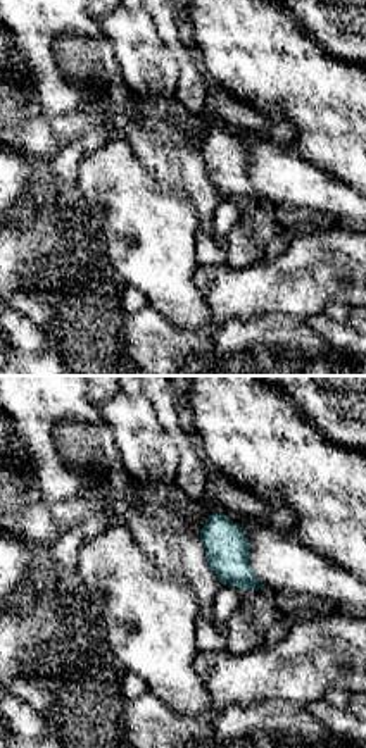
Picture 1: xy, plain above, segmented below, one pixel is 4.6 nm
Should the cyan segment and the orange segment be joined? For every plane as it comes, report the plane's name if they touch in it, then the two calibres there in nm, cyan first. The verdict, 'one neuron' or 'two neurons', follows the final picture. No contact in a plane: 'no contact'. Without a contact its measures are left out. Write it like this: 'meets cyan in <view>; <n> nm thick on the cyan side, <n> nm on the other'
no contact

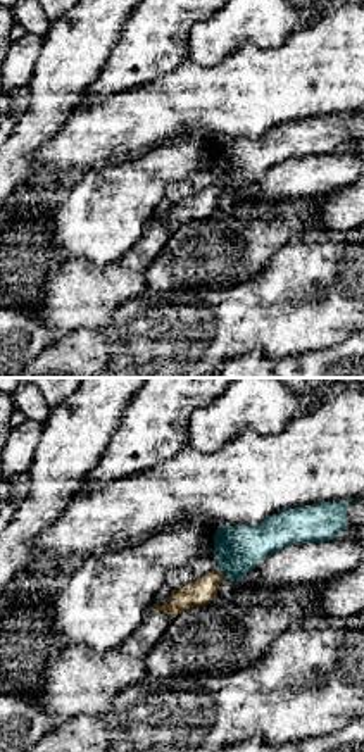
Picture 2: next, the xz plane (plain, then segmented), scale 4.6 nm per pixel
meets cyan in xz; 220 nm thick on the cyan side, 120 nm on the other

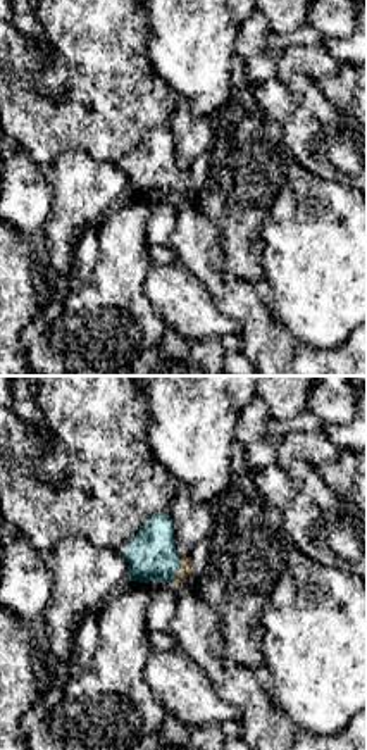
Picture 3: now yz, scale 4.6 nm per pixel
meets cyan in yz; 240 nm thick on the cyan side, 50 nm on the other

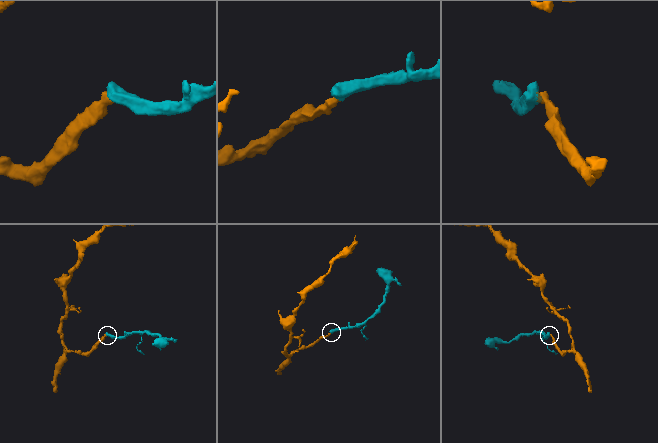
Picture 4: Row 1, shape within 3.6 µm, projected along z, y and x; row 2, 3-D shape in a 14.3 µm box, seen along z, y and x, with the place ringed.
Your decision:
one neuron

